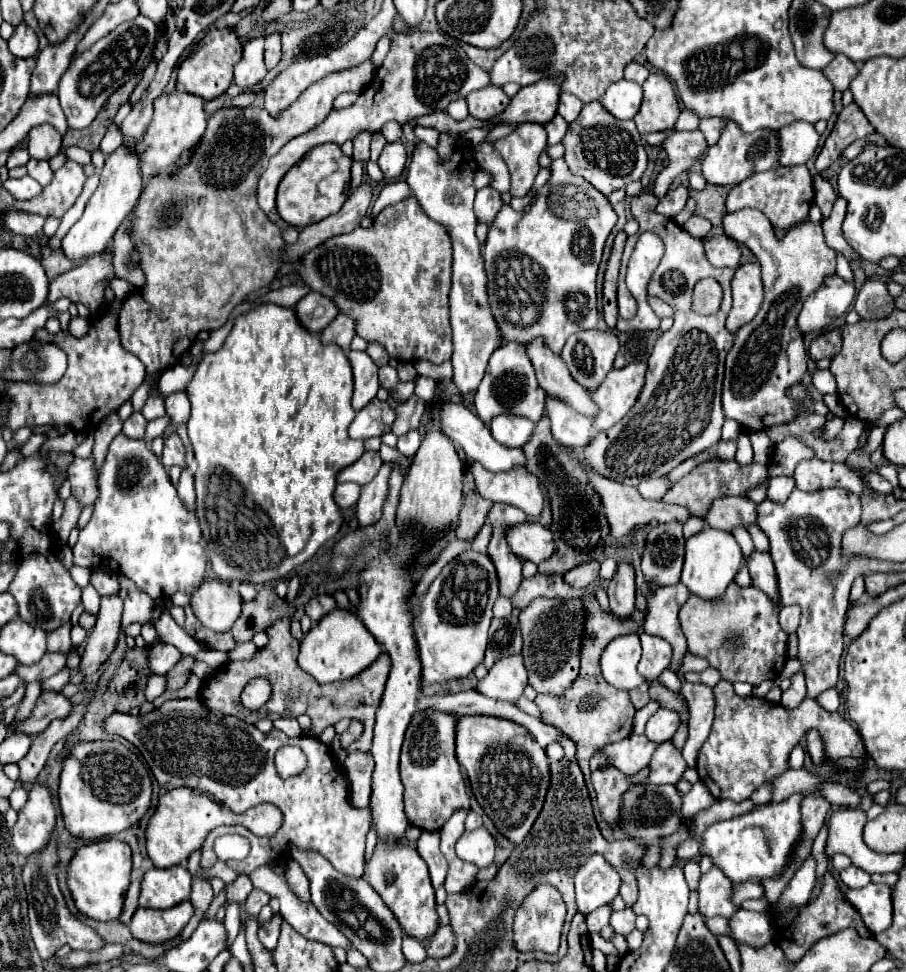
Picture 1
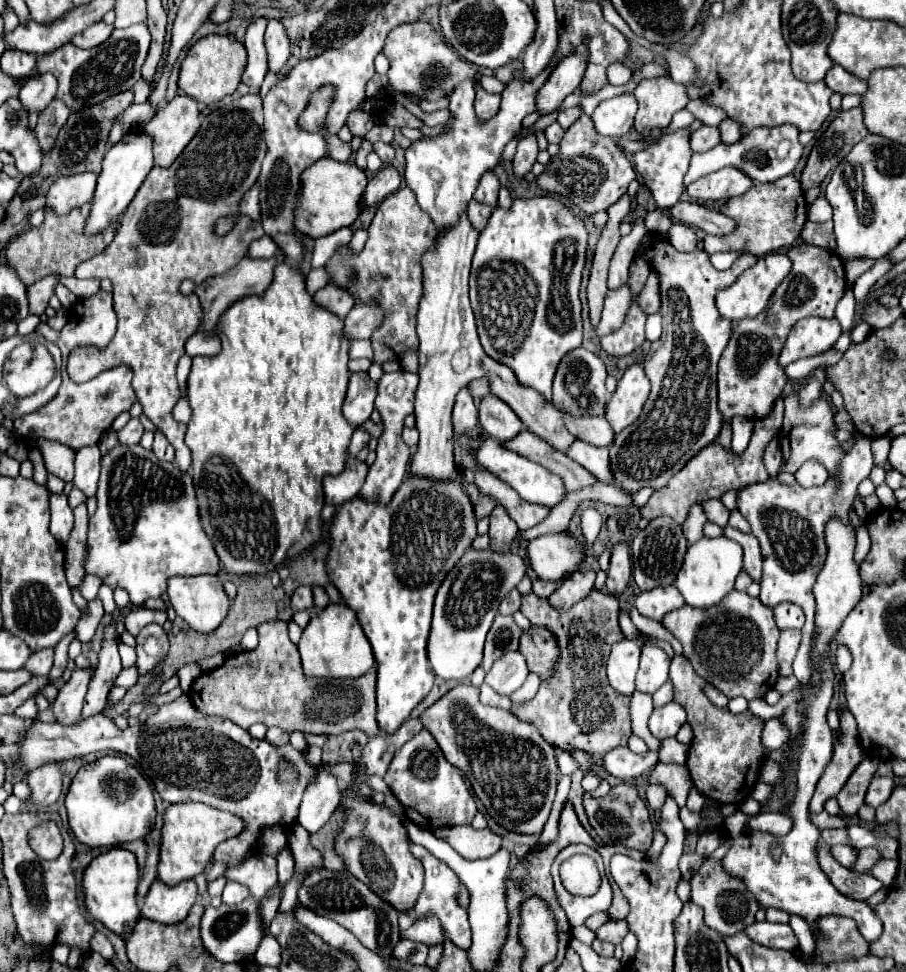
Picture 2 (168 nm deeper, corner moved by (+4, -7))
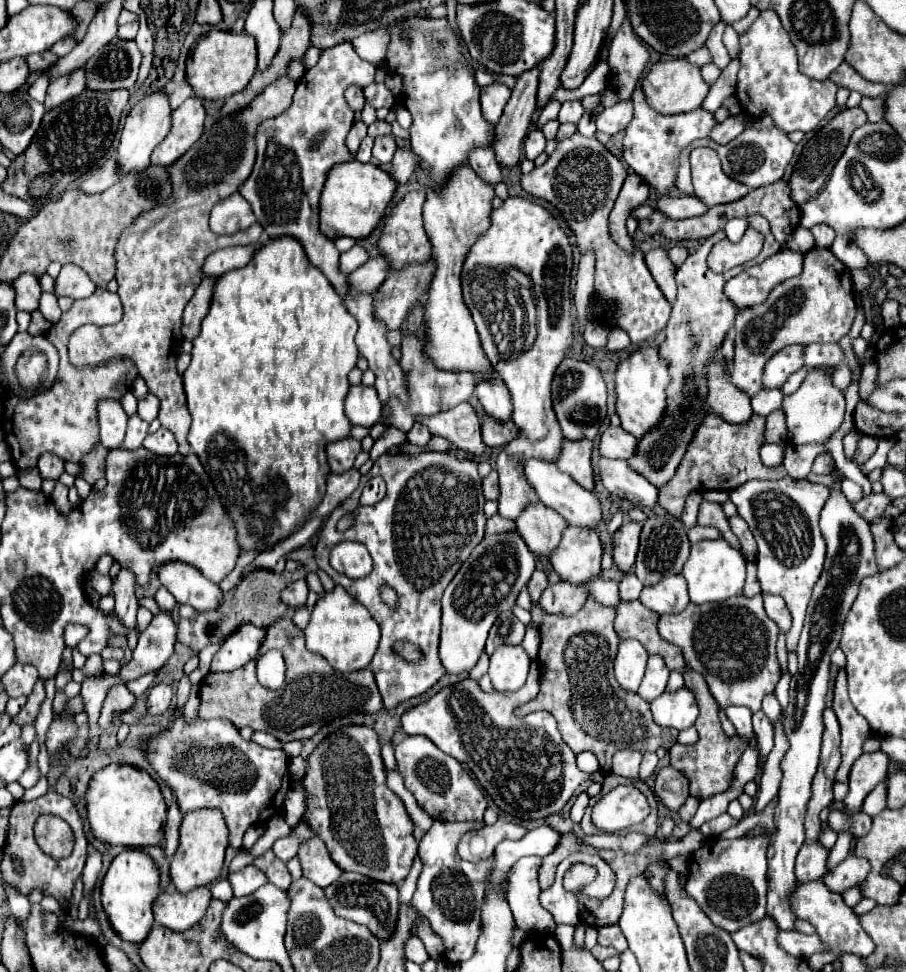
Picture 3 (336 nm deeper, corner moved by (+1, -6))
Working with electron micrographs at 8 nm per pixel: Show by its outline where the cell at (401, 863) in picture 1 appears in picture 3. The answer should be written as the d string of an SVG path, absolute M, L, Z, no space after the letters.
M343 726L323 738L307 758L307 772L303 786L307 788L307 810L303 822L321 838L329 850L331 860L347 872L359 872L373 880L401 884L409 874L413 858L417 856L417 842L413 836L413 822L401 798L387 788L385 764L381 758L381 744L371 726Z

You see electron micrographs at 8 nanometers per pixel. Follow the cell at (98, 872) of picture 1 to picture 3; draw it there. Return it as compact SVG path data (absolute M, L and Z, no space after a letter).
M125 850L121 852L109 866L103 886L101 886L101 902L111 920L113 930L125 940L133 944L141 944L151 928L153 928L153 902L161 894L161 878L159 868L153 858L143 850Z

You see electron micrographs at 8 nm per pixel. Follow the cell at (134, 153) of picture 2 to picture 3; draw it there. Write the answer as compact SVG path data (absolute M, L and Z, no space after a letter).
M155 90L153 94L145 96L143 100L139 100L127 114L125 118L125 126L123 126L123 134L121 134L121 144L119 144L119 154L117 154L117 162L119 162L119 170L121 174L129 174L129 172L141 172L145 168L151 166L151 152L153 148L167 136L169 126L171 126L171 106L169 106L169 96L165 90Z

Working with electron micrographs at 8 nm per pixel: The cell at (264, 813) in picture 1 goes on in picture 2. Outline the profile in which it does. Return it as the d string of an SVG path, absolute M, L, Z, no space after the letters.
M176 803L170 805L164 813L162 839L160 839L160 861L158 861L158 879L166 885L176 885L184 879L194 879L210 863L216 845L228 837L236 837L244 831L244 821L240 817L218 811L204 803Z

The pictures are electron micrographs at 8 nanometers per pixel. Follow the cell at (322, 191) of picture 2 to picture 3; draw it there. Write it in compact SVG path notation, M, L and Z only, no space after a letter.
M359 160L345 162L335 166L325 182L321 192L321 232L329 238L351 236L355 240L367 238L385 216L389 202L397 192L397 182L393 176L379 166L367 162L361 164Z

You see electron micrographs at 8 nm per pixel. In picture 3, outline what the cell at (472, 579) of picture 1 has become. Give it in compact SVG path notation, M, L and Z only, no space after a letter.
M519 532L485 536L443 594L443 622L439 658L449 674L467 674L479 660L489 628L503 610L511 610L517 594L535 572L535 556Z

